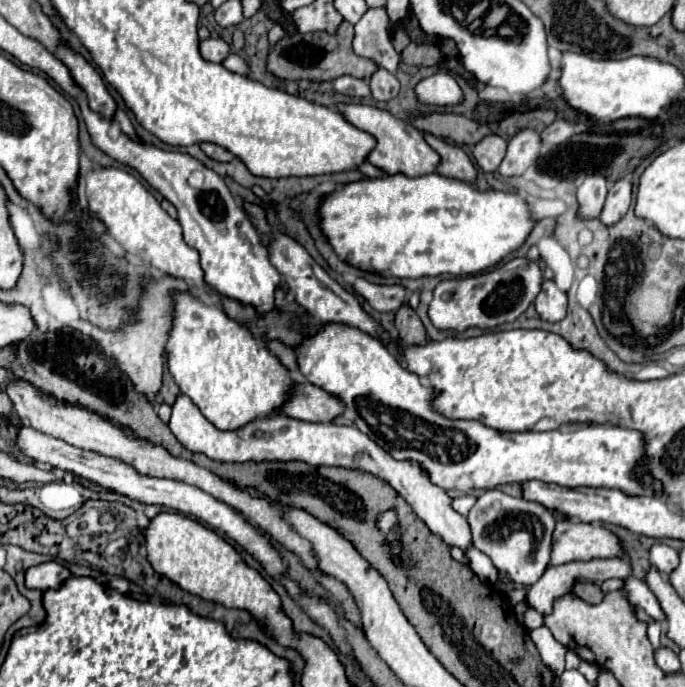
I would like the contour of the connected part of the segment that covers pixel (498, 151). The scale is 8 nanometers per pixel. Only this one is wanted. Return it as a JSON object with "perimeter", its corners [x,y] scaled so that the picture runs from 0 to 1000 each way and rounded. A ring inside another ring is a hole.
{"perimeter":[[[709,198],[704,207],[698,207],[692,213],[692,230],[698,236],[698,242],[707,247],[707,250],[724,250],[736,224],[739,224],[739,204],[733,198]]]}

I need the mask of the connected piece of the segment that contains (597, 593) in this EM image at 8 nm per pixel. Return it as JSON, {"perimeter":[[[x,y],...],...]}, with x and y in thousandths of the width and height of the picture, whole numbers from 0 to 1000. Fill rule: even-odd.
{"perimeter":[[[844,847],[838,853],[838,862],[850,870],[858,873],[858,879],[873,879],[882,870],[882,862],[876,859],[876,853],[864,850],[864,847]]]}

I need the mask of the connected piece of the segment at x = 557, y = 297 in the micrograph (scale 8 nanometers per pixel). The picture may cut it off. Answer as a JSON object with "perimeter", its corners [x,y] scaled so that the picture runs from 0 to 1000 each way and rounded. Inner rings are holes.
{"perimeter":[[[794,408],[780,445],[791,466],[818,469],[826,460],[826,428],[809,413],[809,408]]]}

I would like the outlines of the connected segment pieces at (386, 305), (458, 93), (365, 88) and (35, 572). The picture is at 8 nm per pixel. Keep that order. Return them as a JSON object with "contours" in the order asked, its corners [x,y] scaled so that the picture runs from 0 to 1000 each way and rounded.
{"contours":[[[[520,405],[517,422],[537,437],[537,443],[552,454],[581,451],[584,443],[593,440],[593,422],[581,413],[543,413],[534,405]]],[[[636,105],[625,114],[616,114],[607,125],[604,125],[607,143],[616,151],[625,154],[648,154],[648,157],[660,157],[677,148],[677,134],[669,125],[669,119],[651,108],[651,105]]],[[[496,111],[488,116],[488,128],[505,140],[523,140],[523,143],[531,143],[531,140],[540,140],[540,125],[534,116],[526,116],[526,114],[517,114],[517,111]]],[[[64,818],[55,824],[47,824],[38,833],[38,853],[41,856],[55,856],[61,862],[67,859],[82,859],[88,856],[99,841],[102,841],[102,830],[85,818]]]]}

